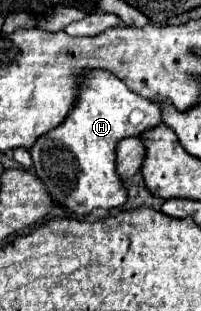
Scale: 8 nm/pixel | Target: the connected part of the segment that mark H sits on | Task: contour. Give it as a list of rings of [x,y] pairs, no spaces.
[[[92,70],[80,82],[84,82],[84,84],[80,86],[80,96],[78,96],[78,102],[76,102],[72,114],[68,114],[68,118],[58,128],[40,136],[36,140],[36,144],[32,146],[30,154],[32,154],[32,162],[34,162],[34,172],[44,182],[44,188],[46,188],[48,196],[52,198],[52,202],[56,206],[68,210],[70,214],[88,216],[96,208],[114,210],[114,208],[122,208],[126,204],[128,192],[116,172],[116,146],[122,138],[138,136],[150,128],[156,128],[158,124],[162,124],[162,110],[160,110],[160,106],[134,94],[120,78],[116,78],[114,74],[110,74],[106,70]]]

